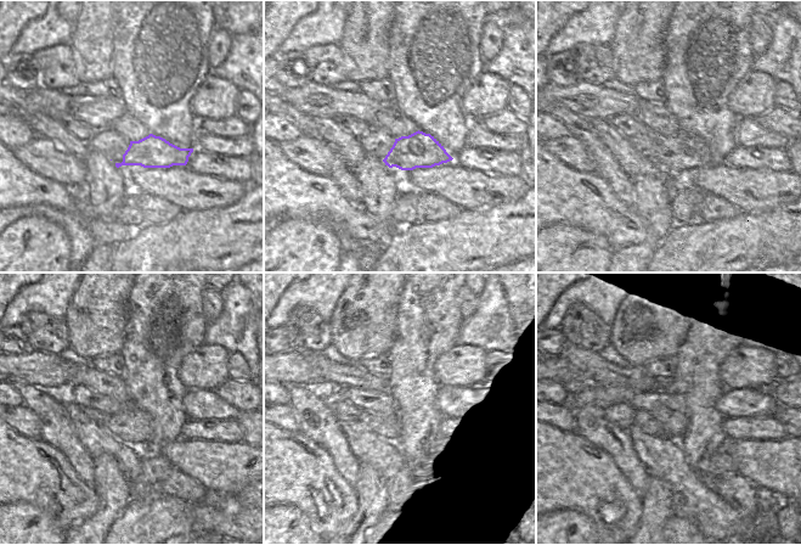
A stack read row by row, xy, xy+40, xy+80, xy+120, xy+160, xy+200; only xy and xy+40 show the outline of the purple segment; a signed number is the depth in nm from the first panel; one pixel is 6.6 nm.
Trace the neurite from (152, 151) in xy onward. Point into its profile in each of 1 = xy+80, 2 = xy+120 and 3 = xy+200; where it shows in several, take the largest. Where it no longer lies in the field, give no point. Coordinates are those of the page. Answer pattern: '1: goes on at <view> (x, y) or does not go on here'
1: goes on at xy+80 (682, 152)
2: goes on at xy+120 (130, 425)
3: goes on at xy+200 (642, 420)

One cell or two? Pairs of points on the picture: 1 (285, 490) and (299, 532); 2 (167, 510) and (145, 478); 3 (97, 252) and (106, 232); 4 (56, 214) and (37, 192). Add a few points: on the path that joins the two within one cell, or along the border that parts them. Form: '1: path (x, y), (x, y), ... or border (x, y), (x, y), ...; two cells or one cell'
1: border (276, 505), (288, 504), (295, 506), (311, 524); two cells
2: border (152, 496), (134, 498); two cells
3: border (94, 242), (112, 246); two cells
4: border (77, 204), (74, 211), (45, 204), (20, 207); two cells

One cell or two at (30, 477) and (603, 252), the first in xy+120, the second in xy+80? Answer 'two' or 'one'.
two

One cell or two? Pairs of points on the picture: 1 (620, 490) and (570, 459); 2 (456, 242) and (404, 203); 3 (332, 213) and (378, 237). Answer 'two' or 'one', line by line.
1: one
2: two
3: one

